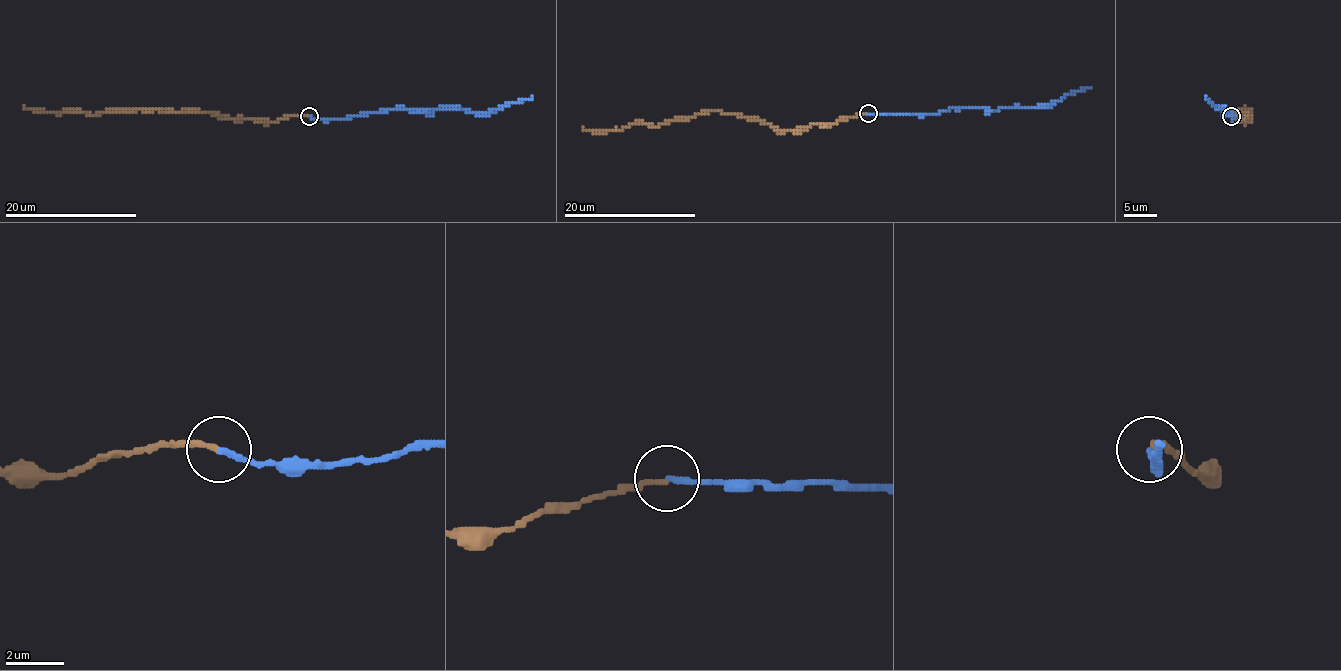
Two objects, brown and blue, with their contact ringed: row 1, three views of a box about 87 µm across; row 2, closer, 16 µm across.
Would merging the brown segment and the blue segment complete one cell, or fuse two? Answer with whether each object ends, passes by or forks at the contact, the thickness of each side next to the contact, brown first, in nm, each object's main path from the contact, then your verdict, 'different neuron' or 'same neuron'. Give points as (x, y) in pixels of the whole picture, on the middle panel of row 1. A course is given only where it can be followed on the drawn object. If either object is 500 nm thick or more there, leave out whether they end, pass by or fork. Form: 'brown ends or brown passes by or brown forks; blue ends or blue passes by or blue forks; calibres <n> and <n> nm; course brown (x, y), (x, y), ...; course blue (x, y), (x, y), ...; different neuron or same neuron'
brown ends; blue ends; calibres 190 and 220 nm; course brown (867, 113), (795, 129), (775, 129), (719, 111), (656, 126), (632, 123), (602, 131), (582, 126); course blue (867, 113), (927, 115), (950, 108), (1040, 106), (1090, 88); same neuron

